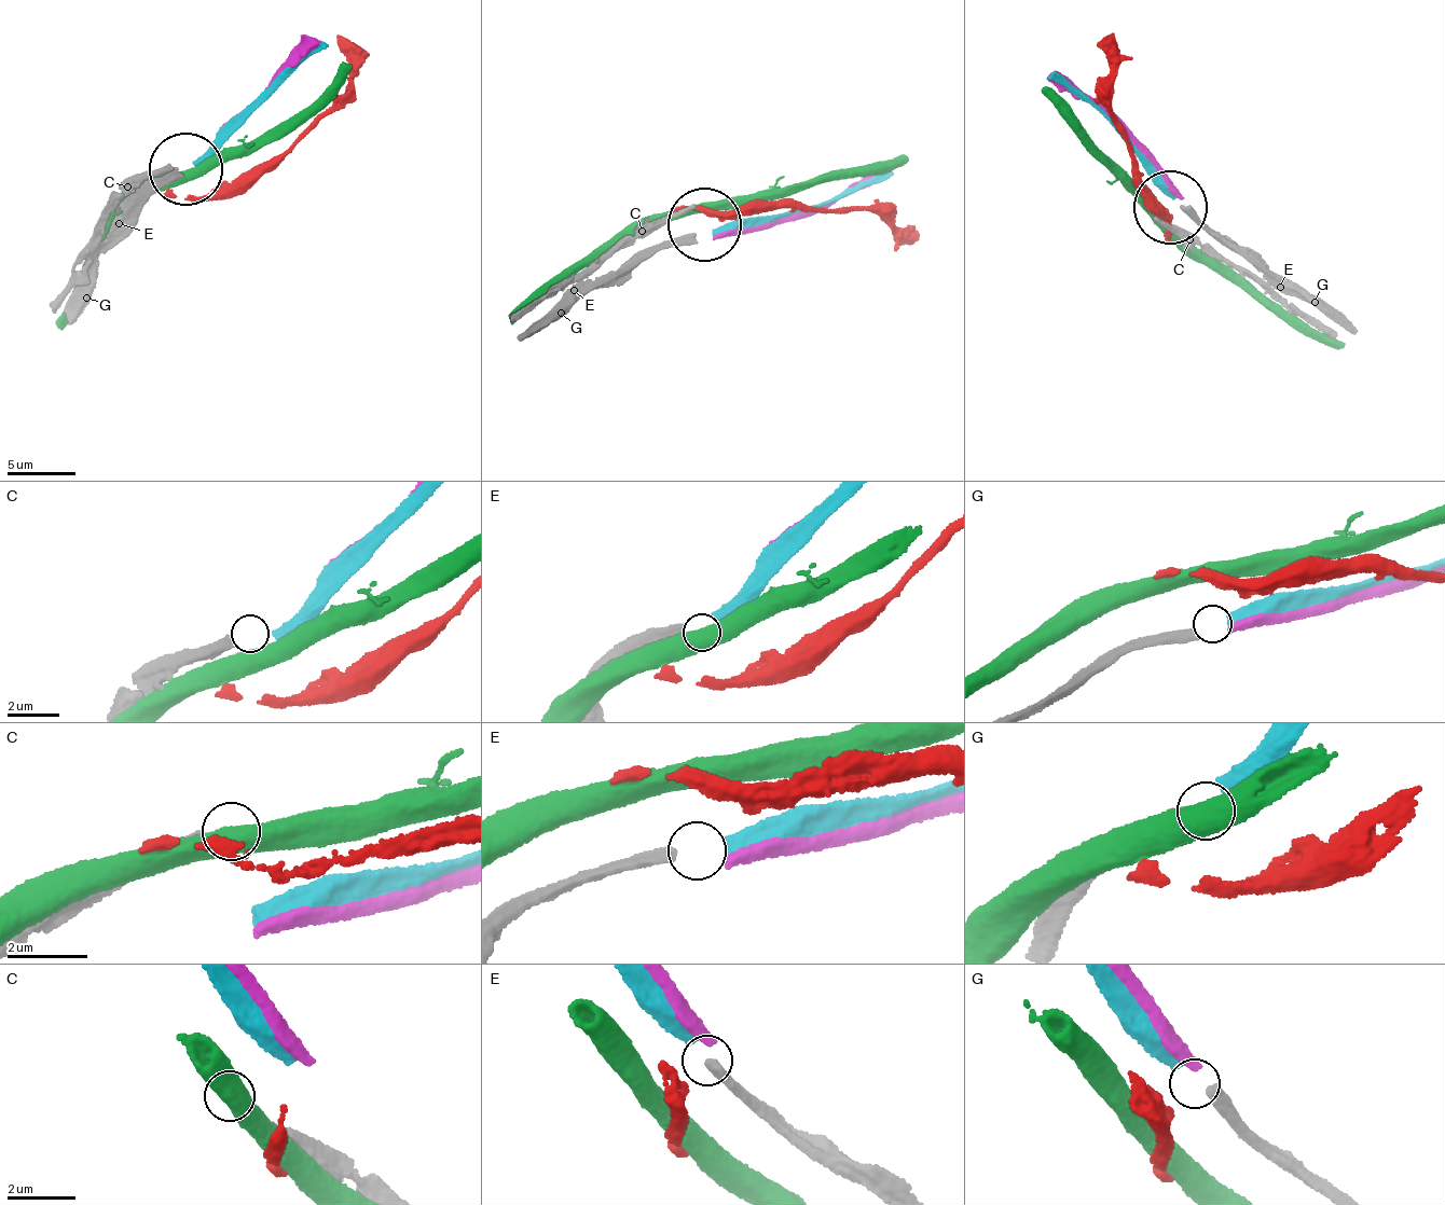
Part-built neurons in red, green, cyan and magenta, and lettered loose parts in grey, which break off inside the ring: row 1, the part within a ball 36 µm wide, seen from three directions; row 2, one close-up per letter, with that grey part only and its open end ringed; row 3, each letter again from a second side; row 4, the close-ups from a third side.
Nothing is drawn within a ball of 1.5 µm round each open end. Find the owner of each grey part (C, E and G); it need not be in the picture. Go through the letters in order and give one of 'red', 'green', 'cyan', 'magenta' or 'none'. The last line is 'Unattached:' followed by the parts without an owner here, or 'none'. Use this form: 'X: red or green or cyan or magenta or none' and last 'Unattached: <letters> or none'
C: none
E: cyan
G: magenta
Unattached: C

